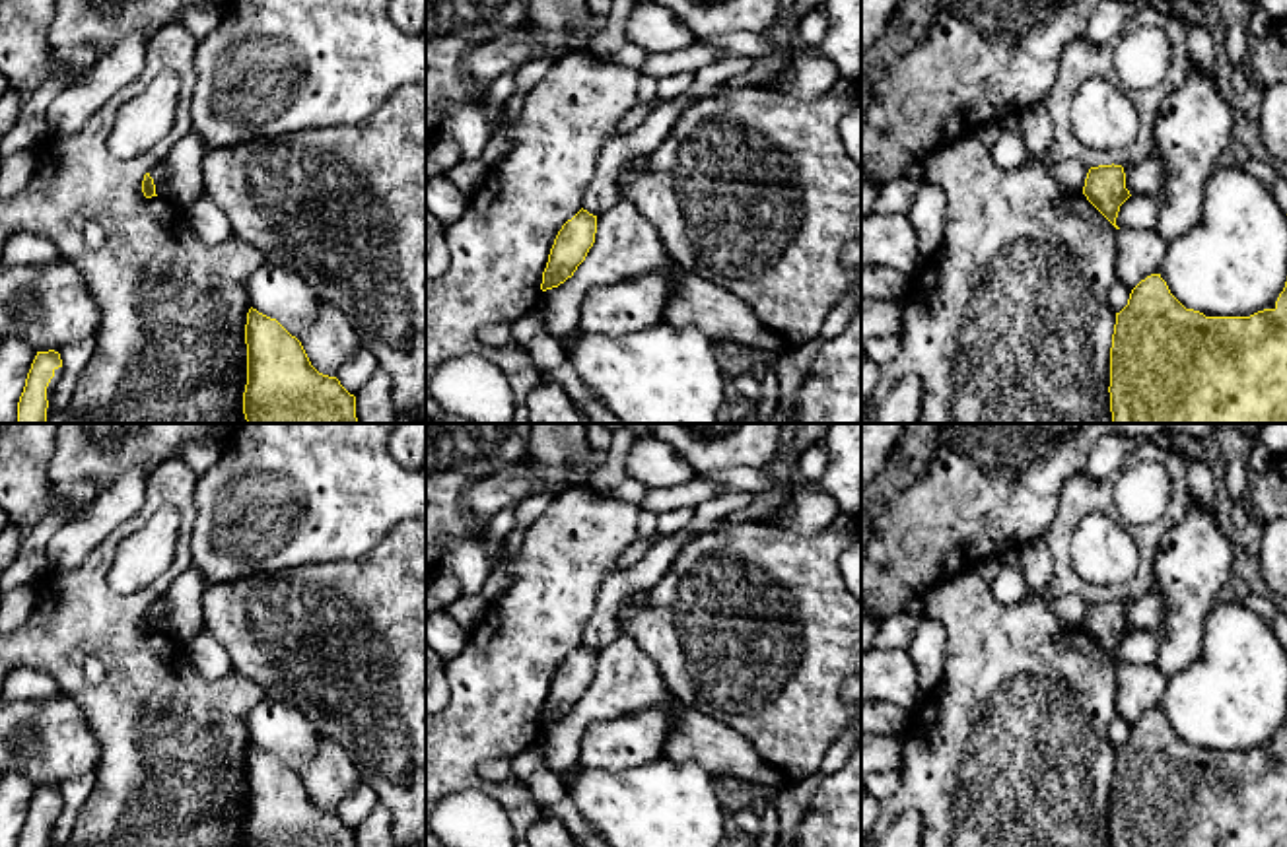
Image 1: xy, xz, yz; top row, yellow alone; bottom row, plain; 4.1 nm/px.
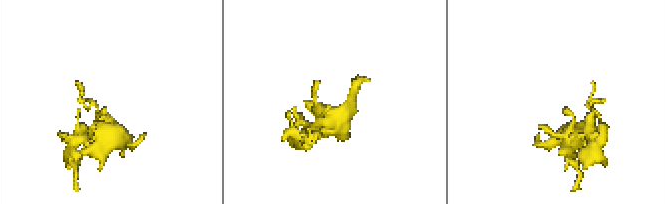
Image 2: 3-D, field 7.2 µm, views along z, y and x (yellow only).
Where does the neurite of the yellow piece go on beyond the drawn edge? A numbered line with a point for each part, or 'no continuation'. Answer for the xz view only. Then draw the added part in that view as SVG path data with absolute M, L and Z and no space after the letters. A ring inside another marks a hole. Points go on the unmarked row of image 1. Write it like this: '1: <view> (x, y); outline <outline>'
no continuation

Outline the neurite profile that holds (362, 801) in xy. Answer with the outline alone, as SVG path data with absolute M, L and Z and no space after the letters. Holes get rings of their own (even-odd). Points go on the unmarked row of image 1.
M360 781L336 814L350 830L356 830L360 822L377 808L377 804L377 793L365 781Z

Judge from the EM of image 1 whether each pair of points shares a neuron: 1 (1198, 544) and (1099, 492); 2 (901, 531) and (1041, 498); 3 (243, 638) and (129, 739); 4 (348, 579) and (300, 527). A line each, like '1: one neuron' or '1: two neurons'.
1: two neurons
2: one neuron
3: two neurons
4: two neurons

